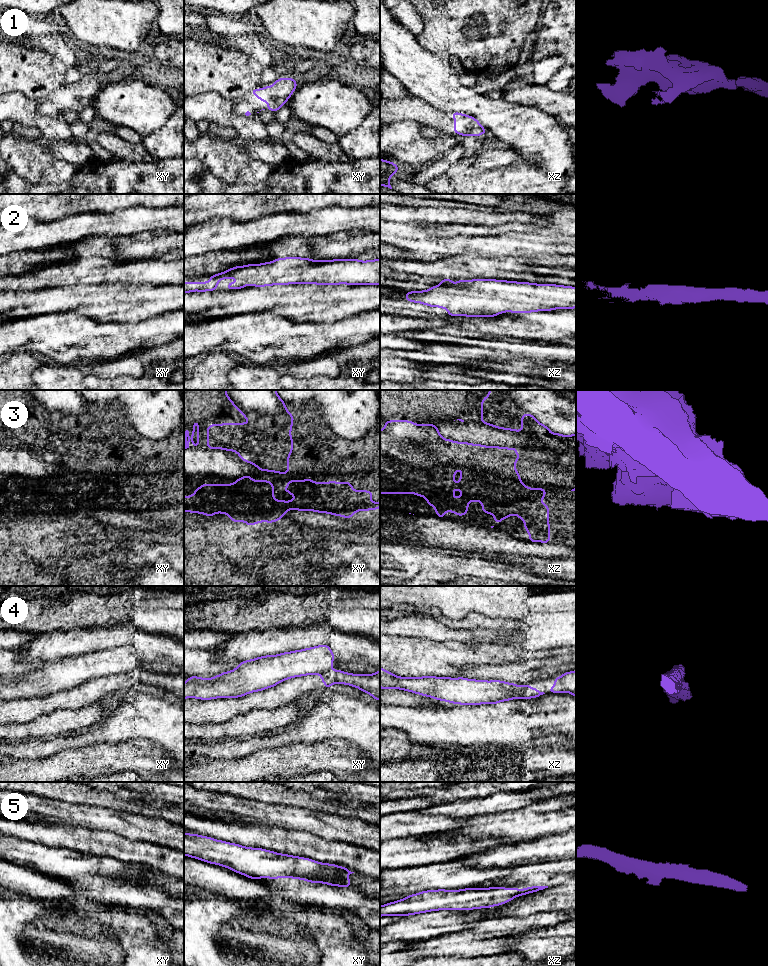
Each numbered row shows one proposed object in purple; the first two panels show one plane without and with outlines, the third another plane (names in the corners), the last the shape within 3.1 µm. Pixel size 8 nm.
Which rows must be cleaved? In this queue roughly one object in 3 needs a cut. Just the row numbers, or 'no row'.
3, 4

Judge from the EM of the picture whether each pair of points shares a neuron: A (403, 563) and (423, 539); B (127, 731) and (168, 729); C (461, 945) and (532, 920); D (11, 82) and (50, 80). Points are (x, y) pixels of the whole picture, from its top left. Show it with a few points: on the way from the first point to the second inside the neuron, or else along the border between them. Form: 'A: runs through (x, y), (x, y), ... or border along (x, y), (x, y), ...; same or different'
A: border along (399, 544), (429, 549); different
B: runs through (137, 729), (158, 729); same
C: runs through (479, 939), (514, 926); same
D: runs through (21, 80), (40, 80); same

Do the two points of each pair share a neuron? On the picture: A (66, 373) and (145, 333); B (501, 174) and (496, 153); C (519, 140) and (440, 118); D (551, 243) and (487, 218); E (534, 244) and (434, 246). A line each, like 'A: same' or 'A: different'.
A: different
B: different
C: different
D: different
E: same

